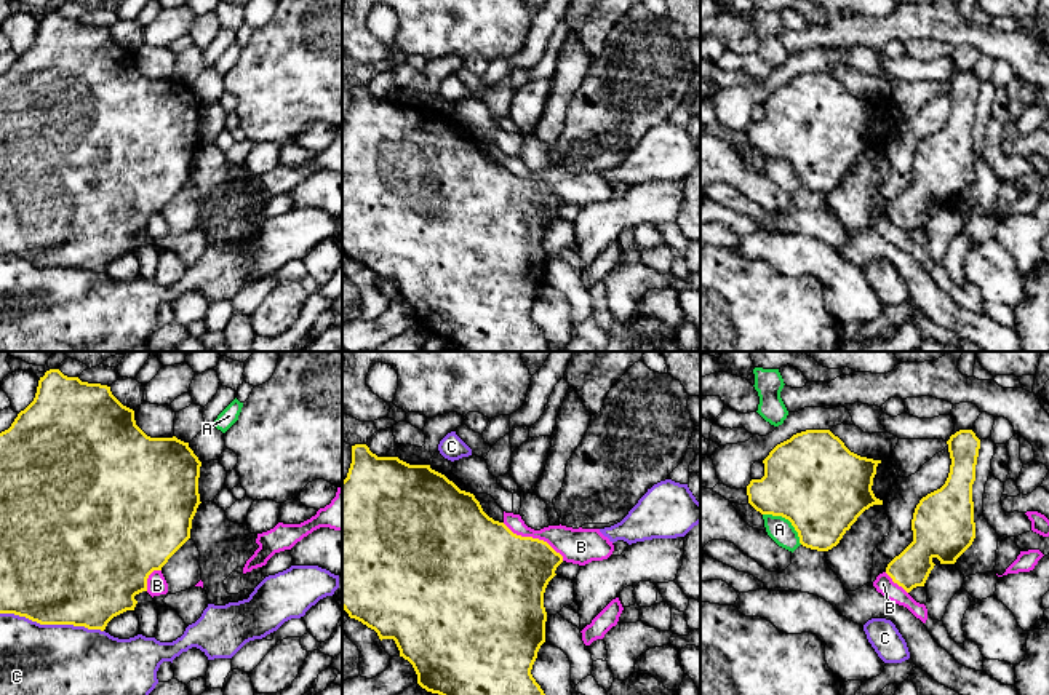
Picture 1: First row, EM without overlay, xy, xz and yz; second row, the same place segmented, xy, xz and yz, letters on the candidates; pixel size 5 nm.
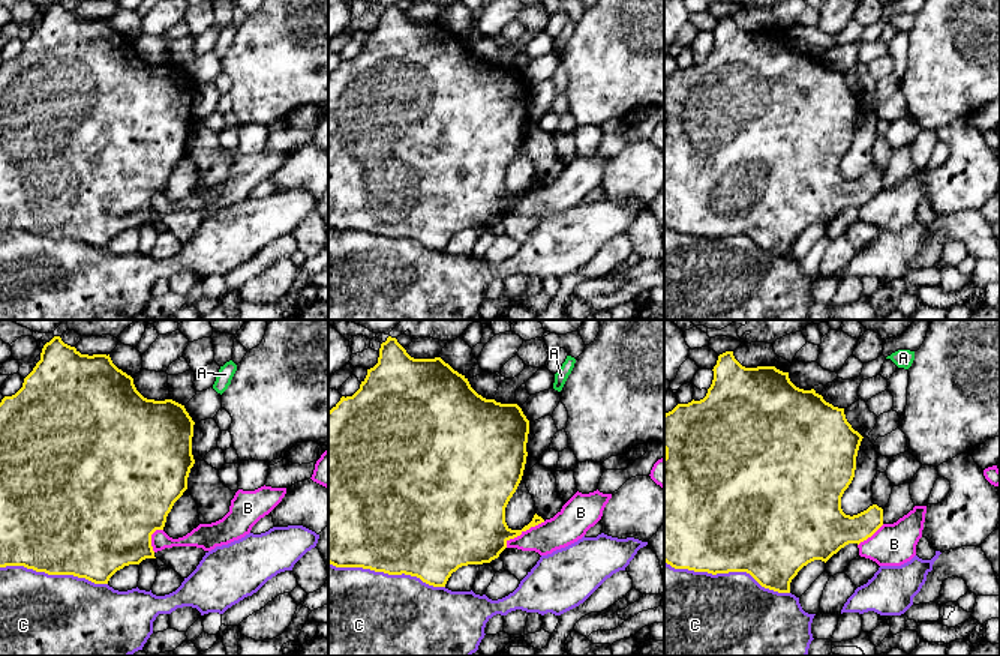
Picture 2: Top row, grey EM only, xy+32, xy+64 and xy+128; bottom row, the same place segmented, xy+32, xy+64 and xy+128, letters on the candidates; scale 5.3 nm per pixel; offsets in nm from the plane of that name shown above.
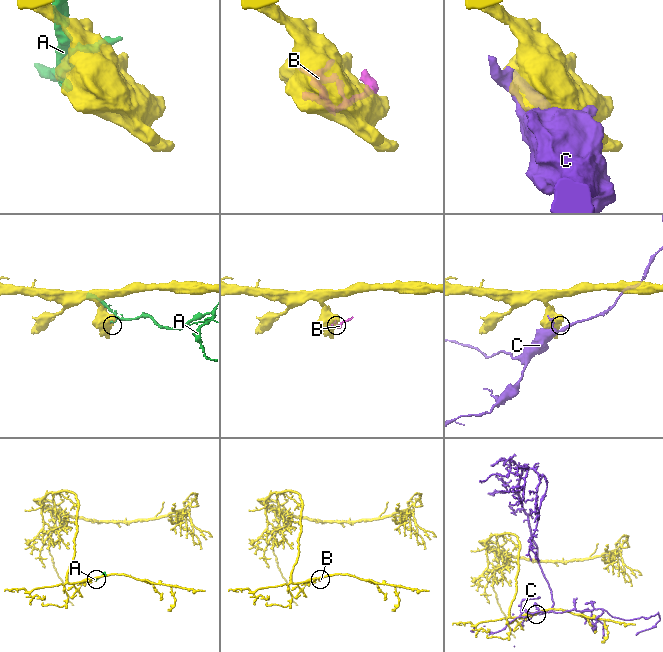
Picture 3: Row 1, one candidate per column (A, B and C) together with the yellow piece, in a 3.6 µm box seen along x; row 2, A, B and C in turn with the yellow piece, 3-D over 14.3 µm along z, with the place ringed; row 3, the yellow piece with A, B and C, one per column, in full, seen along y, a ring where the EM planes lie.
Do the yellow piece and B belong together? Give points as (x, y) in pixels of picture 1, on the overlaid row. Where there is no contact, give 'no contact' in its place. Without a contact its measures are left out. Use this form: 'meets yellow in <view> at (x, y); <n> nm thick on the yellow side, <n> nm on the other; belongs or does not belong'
meets yellow in xz at (534, 539); 440 nm thick on the yellow side, 180 nm on the other; does not belong

